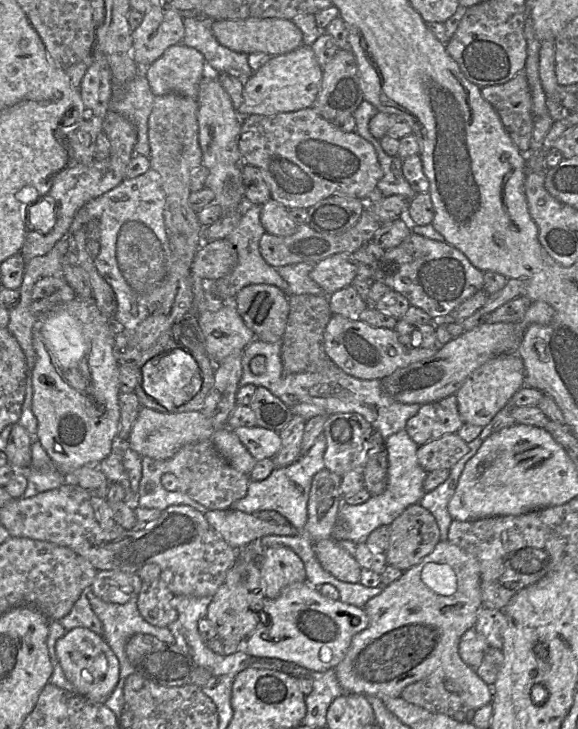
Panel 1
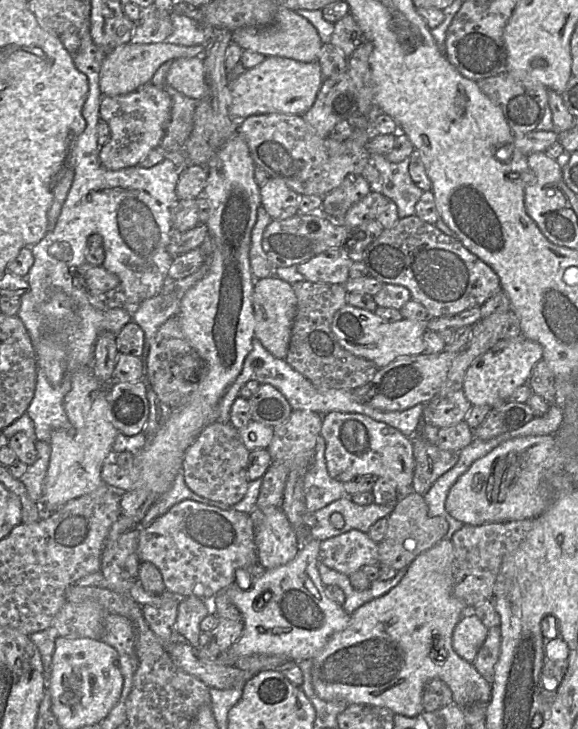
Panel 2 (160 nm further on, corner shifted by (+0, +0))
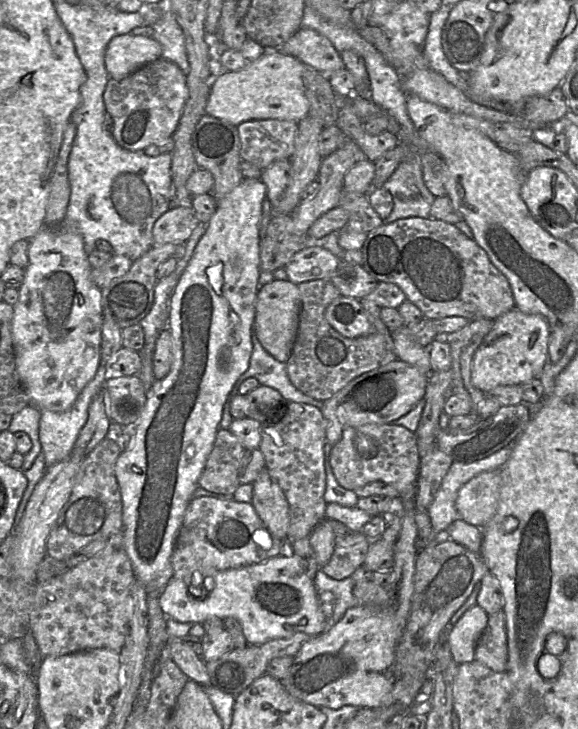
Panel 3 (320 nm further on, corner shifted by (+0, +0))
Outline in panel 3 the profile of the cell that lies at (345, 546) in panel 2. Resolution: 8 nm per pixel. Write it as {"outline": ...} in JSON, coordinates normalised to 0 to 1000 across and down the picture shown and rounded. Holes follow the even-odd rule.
{"outline":[[[626,730],[581,735],[571,770],[555,779],[559,786],[578,796],[595,796],[630,775],[642,746]]]}

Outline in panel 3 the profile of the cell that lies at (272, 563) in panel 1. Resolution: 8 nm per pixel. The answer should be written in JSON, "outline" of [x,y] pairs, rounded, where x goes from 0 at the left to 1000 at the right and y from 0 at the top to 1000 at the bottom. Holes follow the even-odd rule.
{"outline":[[[460,641],[436,663],[436,694],[467,734],[497,743],[500,693],[479,660]]]}

